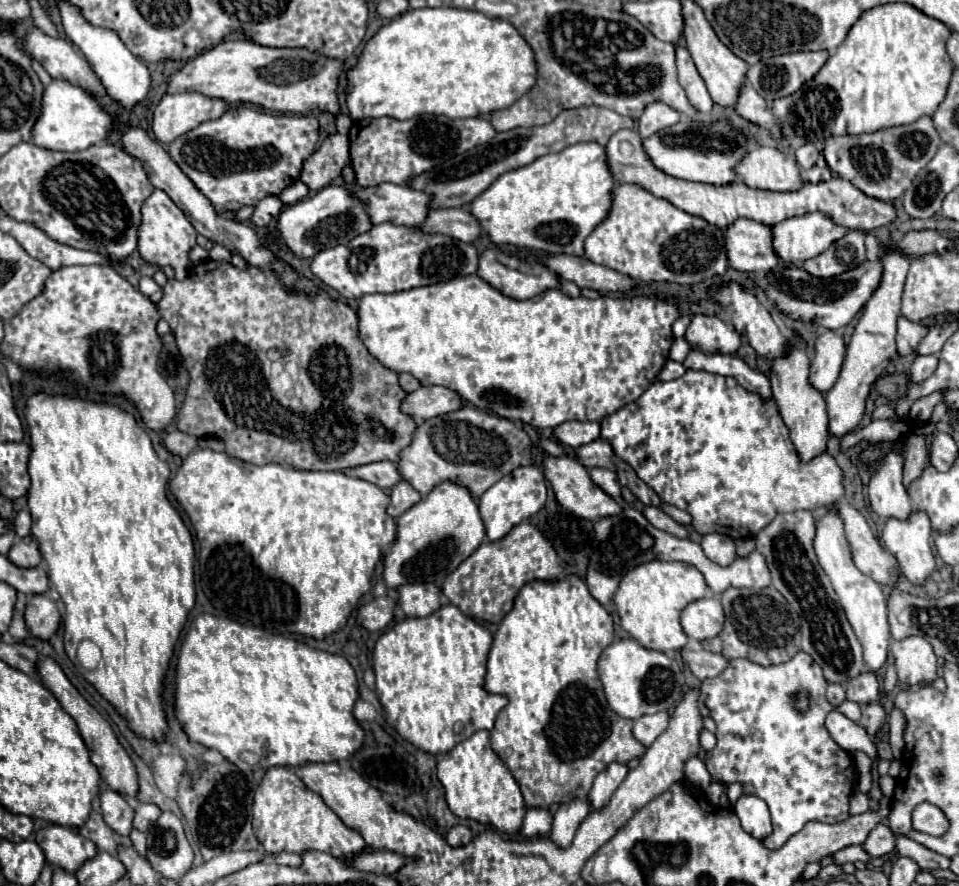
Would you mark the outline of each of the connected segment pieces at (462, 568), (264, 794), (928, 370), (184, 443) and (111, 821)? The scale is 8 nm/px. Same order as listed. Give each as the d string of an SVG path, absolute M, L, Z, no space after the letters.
M529 522L517 524L501 540L483 542L441 584L443 596L473 620L499 624L511 610L519 588L531 580L551 580L561 574L559 558L543 534Z
M273 766L265 772L253 802L253 832L265 852L295 852L305 850L329 852L335 858L357 854L365 848L359 832L347 828L339 816L323 802L319 794L309 790L303 780L287 766Z
M927 354L927 356L917 356L913 366L911 366L911 380L913 382L923 382L927 380L933 372L935 372L935 364L937 364L937 356Z
M173 430L165 436L165 446L167 450L171 450L173 454L179 454L181 458L185 458L191 450L197 448L197 438L195 436L189 436L185 432L179 432L179 430Z
M103 788L99 794L103 820L109 828L113 828L121 836L129 836L133 828L133 808L113 790Z

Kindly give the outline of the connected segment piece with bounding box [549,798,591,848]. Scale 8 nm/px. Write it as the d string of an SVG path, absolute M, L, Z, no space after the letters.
M581 798L561 804L553 816L553 826L551 826L551 834L549 834L551 840L555 840L555 844L559 844L561 848L567 848L571 844L579 824L587 818L589 812L591 812L591 804Z

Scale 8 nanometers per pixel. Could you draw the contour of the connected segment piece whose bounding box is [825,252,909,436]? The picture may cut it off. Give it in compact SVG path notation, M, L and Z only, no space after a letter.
M887 252L883 256L883 266L885 266L883 280L877 292L865 304L863 316L859 318L855 332L851 336L851 342L847 346L841 376L837 384L825 396L827 412L829 412L829 430L835 436L845 436L847 432L859 426L863 412L865 412L865 400L869 396L873 380L889 366L889 362L899 358L899 352L895 346L895 334L897 334L897 318L899 318L899 308L901 308L901 292L903 292L905 276L909 270L909 258L899 252Z

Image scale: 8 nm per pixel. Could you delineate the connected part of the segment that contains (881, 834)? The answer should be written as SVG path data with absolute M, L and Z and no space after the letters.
M881 822L871 830L869 838L863 842L863 848L869 856L885 856L895 850L895 834L885 822Z

